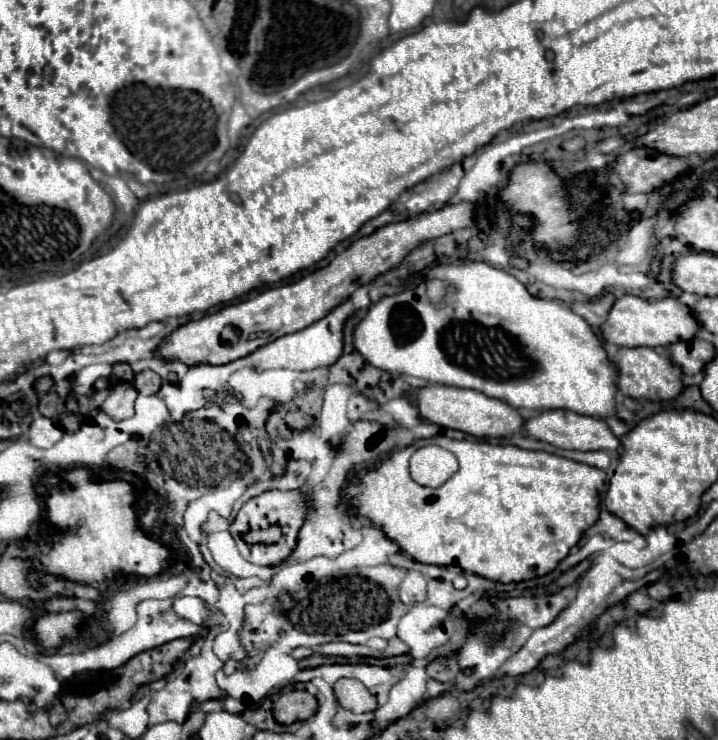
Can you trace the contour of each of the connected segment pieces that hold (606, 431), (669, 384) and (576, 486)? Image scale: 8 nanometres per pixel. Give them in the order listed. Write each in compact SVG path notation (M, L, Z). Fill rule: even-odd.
M544 411L534 419L526 419L526 431L540 441L552 443L560 449L576 449L576 451L598 451L598 449L606 449L606 451L616 451L620 447L620 439L610 431L610 427L596 417L588 417L588 415L580 415L574 411Z
M634 347L634 349L620 349L616 357L612 357L618 369L618 389L620 393L636 399L648 401L668 401L682 393L686 387L682 381L682 369L670 359L670 355L650 349L650 347Z
M438 435L438 437L426 439L426 441L418 441L418 445L410 445L410 449L400 449L398 453L392 453L390 457L382 459L376 469L370 469L364 475L352 477L350 483L344 487L344 497L350 501L350 505L356 511L356 515L368 517L370 521L374 521L390 539L394 539L400 545L400 549L404 553L408 553L412 559L416 559L420 563L460 565L464 571L476 573L476 575L492 579L492 581L520 583L520 581L528 581L528 579L536 579L536 577L548 575L570 553L570 549L578 545L578 541L584 535L584 531L588 527L592 527L598 521L598 517L600 517L600 491L602 491L604 485L606 485L606 473L602 469L596 469L596 467L578 463L578 461L572 461L572 459L566 459L566 457L558 457L558 455L552 455L552 453L546 453L546 451L528 451L528 449L520 449L520 447L514 447L514 445L492 445L492 443L486 443L486 441L476 441L476 443L474 441L456 441L456 439L448 439L448 437ZM430 443L436 443L440 447L448 447L448 451L452 451L456 455L458 463L460 463L460 469L444 485L440 485L436 489L418 485L410 477L410 457L412 457L412 451L422 447L422 445L430 445Z

